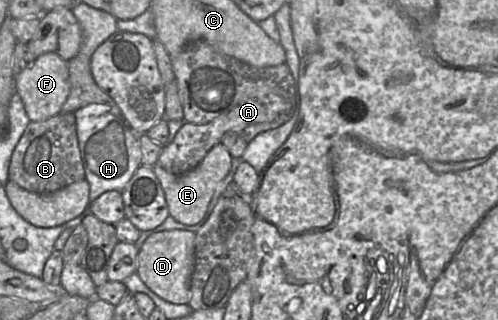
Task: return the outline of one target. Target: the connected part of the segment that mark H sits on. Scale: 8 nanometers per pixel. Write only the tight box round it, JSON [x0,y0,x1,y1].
[74,103,141,202]

